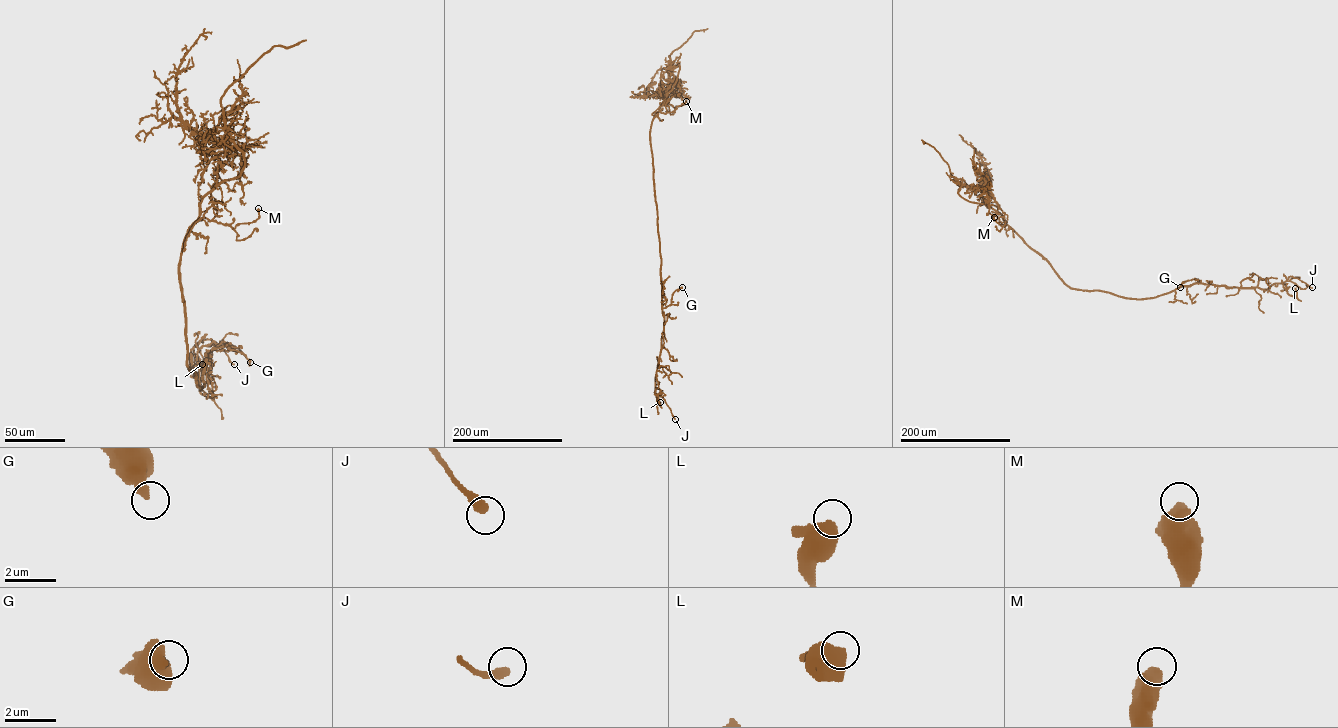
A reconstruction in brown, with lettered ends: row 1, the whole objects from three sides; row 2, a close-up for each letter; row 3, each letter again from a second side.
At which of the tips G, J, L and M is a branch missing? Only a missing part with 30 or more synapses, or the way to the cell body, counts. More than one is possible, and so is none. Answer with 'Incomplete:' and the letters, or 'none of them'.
Incomplete: none of them

